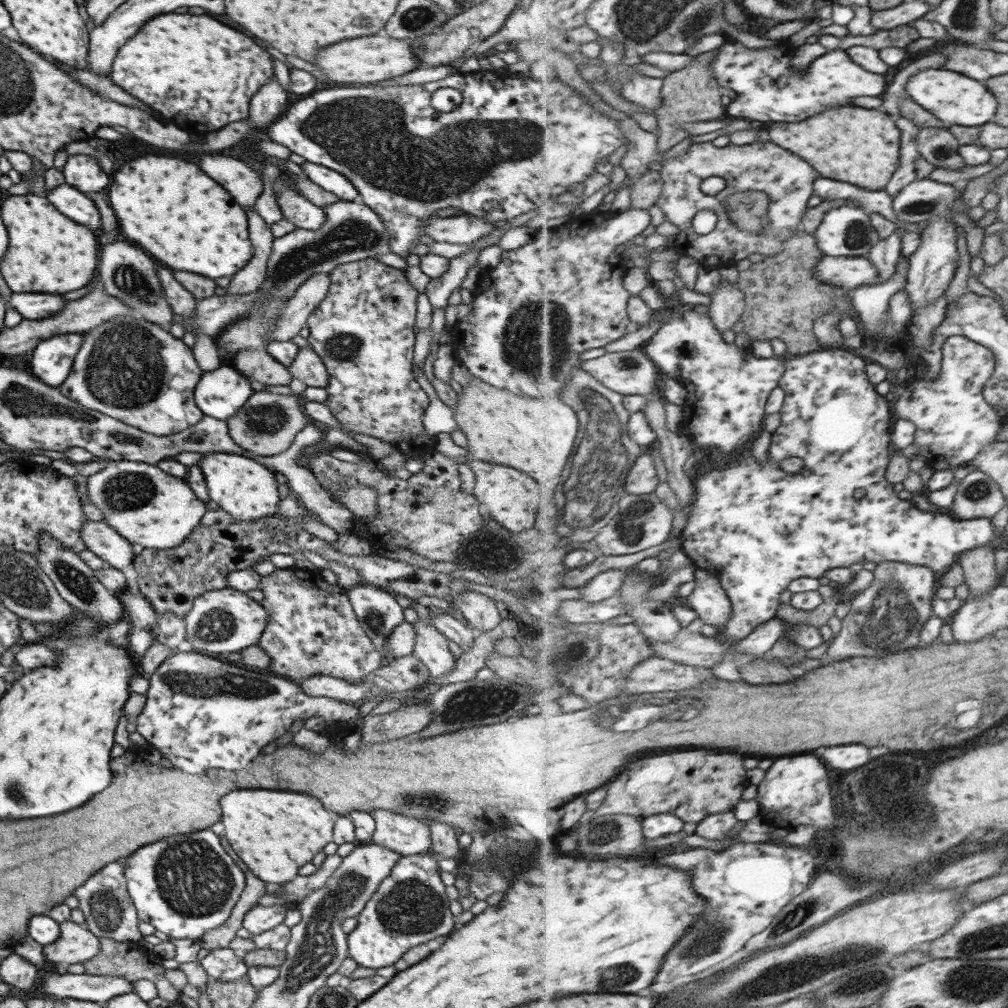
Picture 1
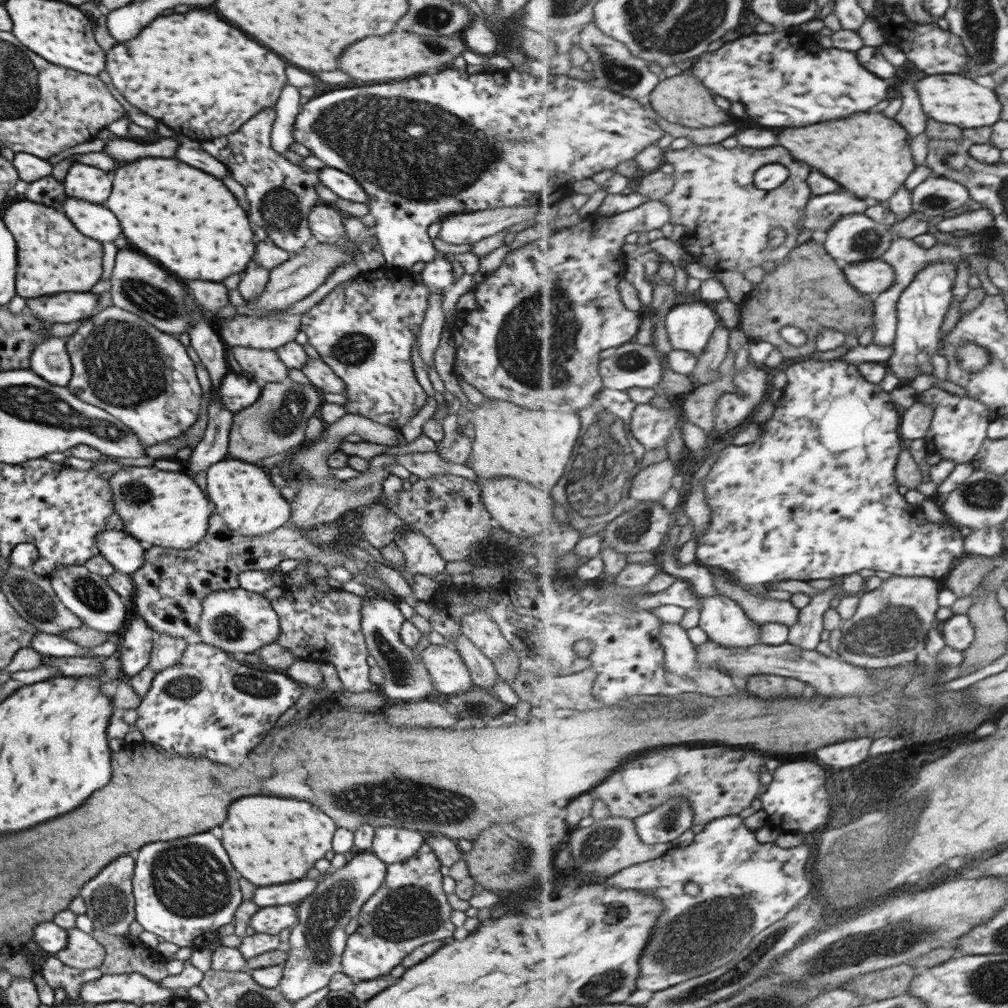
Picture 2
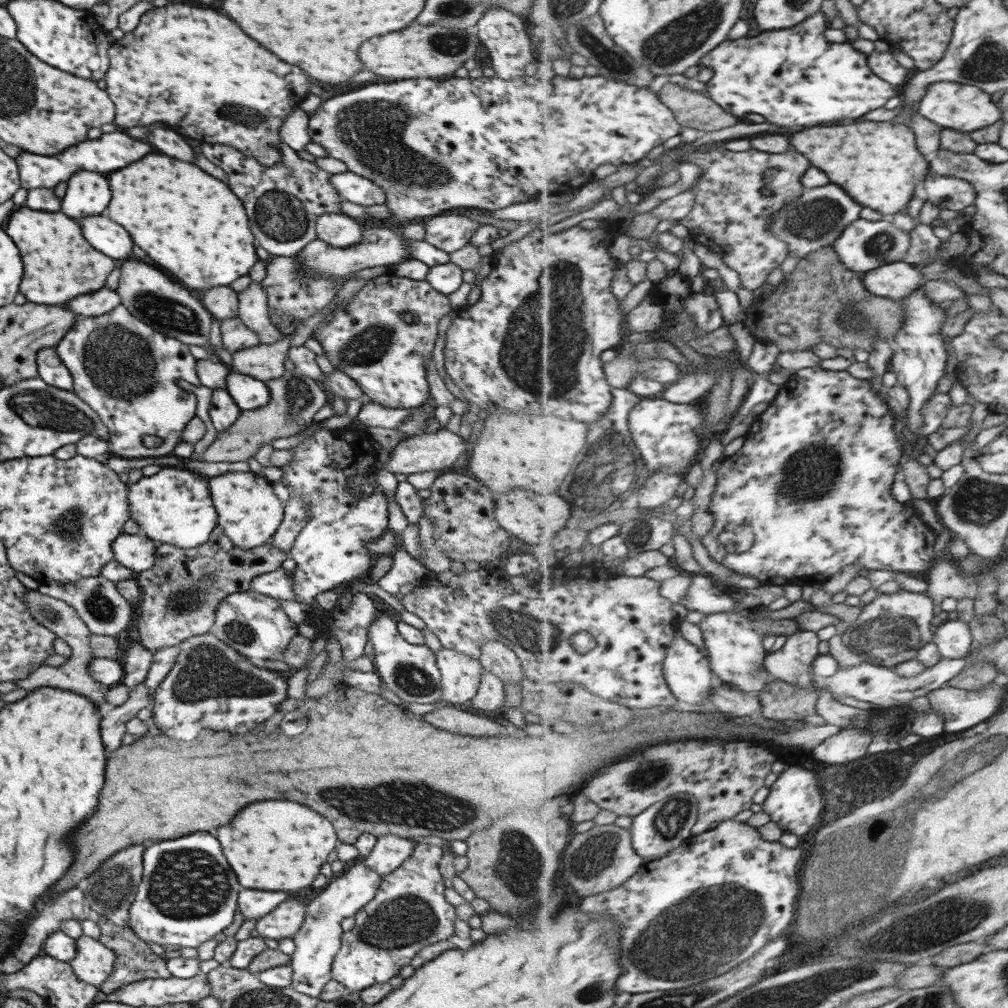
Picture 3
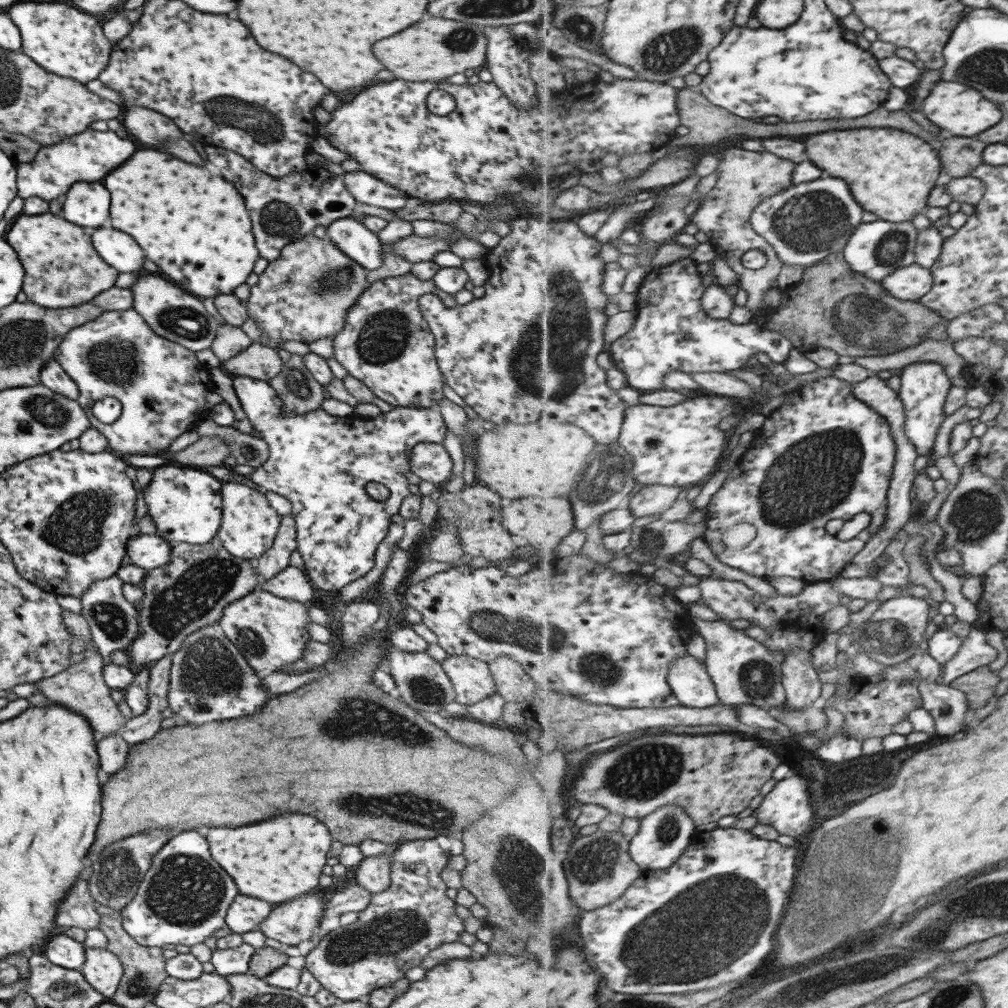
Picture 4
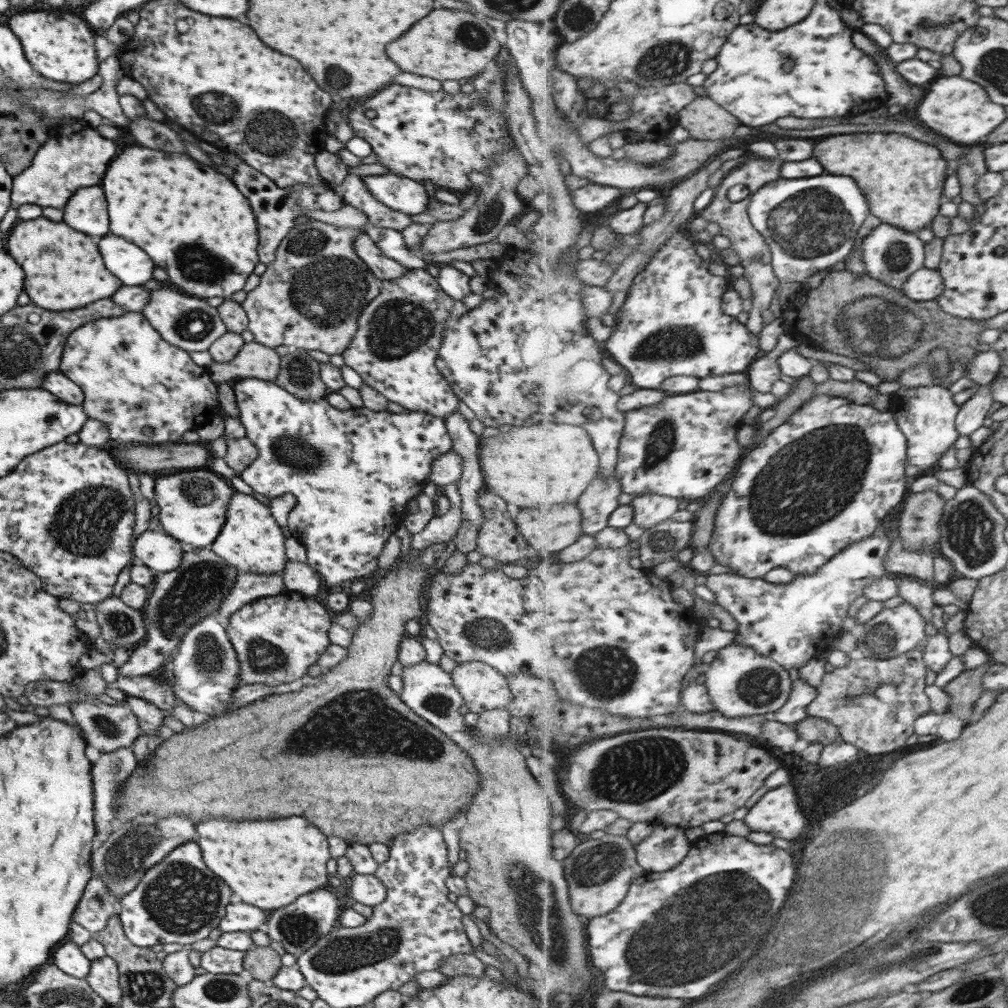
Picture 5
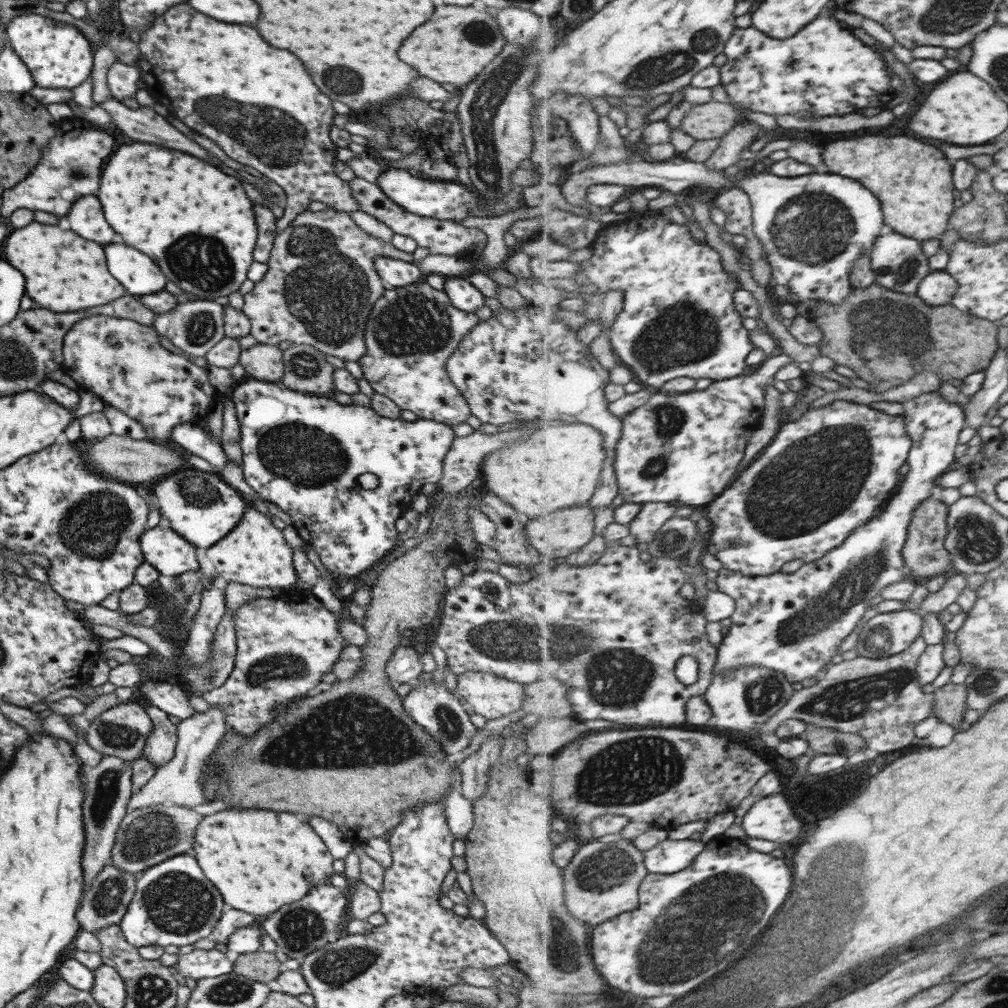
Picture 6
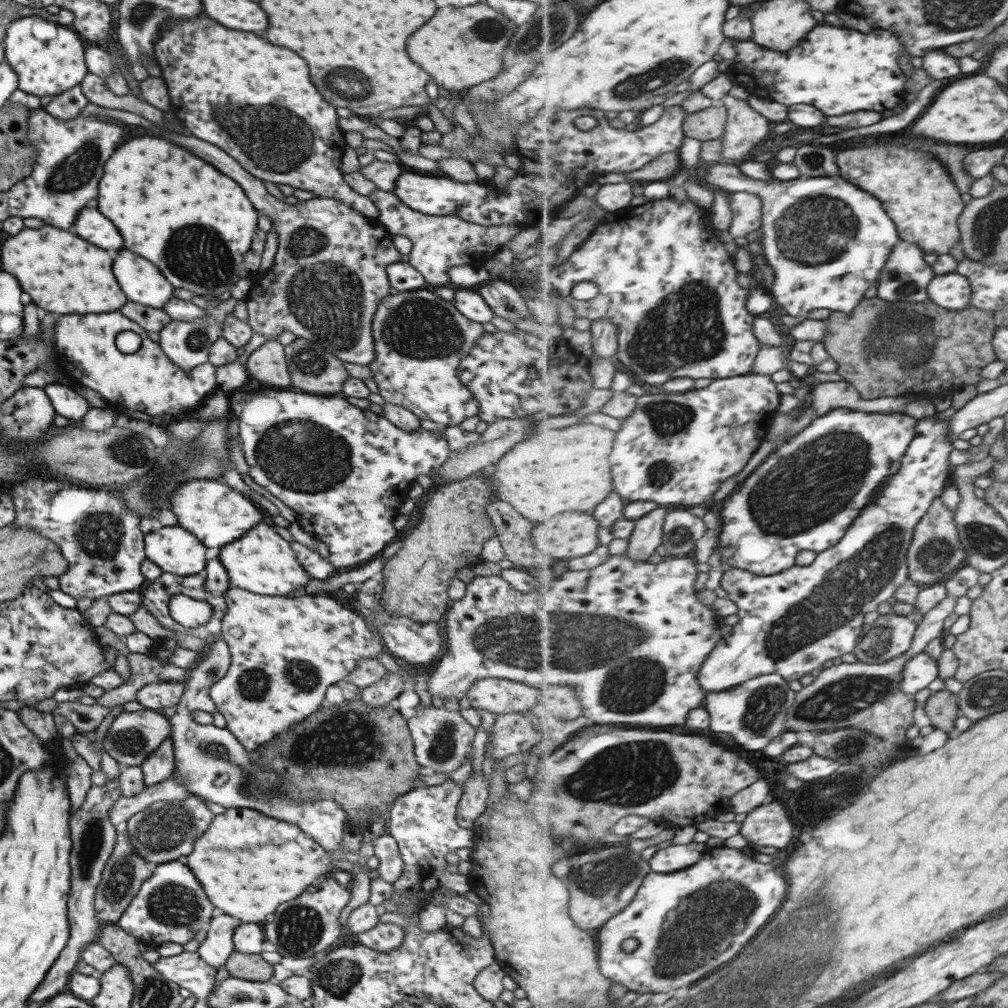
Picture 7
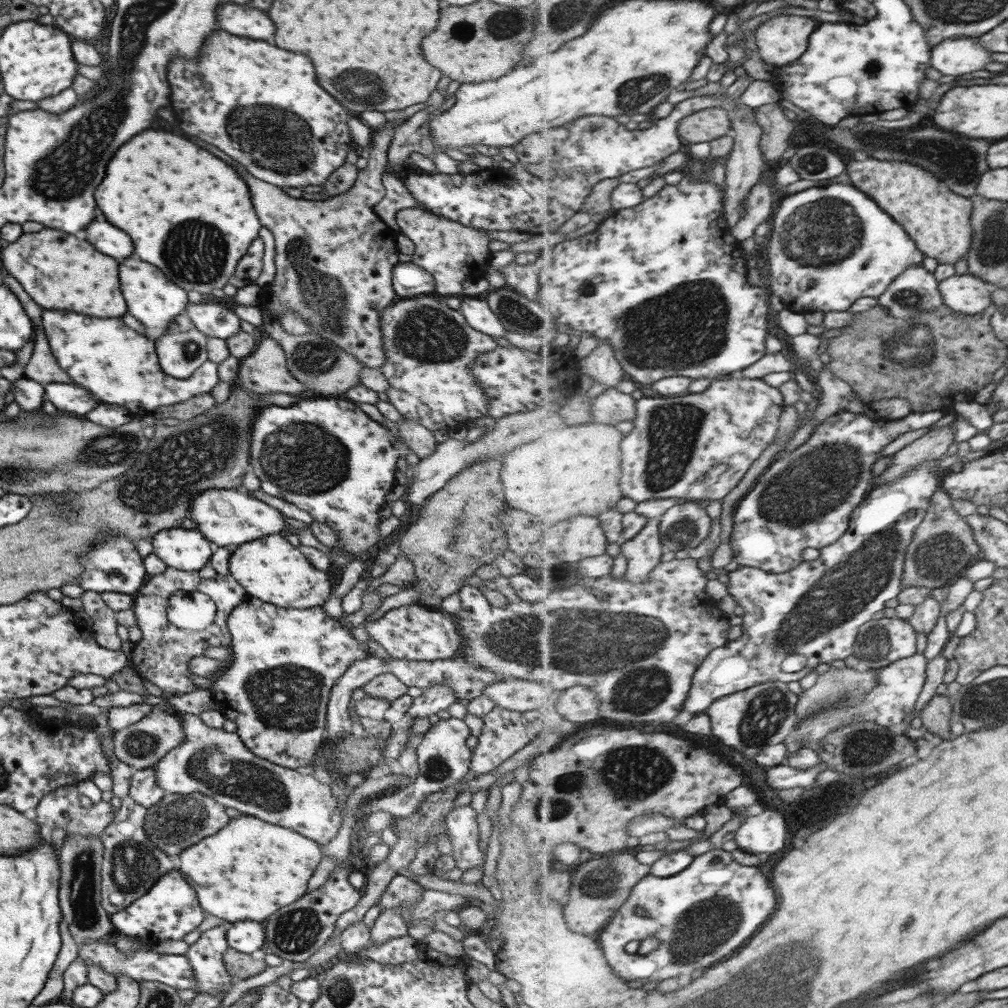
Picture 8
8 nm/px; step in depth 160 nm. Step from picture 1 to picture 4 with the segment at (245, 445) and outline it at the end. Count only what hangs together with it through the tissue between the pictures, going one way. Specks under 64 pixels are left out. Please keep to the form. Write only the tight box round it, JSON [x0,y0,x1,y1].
[171,354,326,469]

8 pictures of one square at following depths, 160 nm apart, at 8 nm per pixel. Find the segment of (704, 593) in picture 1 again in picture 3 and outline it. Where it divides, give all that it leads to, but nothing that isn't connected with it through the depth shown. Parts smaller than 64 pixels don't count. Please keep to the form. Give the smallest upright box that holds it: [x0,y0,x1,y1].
[700,612,801,694]

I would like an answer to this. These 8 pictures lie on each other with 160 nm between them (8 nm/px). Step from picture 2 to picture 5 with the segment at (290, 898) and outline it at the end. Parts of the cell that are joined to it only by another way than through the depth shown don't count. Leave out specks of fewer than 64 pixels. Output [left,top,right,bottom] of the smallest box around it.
[217,904,267,932]

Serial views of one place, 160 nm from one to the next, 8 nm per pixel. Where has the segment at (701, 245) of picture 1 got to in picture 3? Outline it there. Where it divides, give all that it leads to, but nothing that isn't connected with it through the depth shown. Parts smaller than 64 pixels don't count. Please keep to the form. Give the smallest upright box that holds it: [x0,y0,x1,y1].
[679,146,811,290]

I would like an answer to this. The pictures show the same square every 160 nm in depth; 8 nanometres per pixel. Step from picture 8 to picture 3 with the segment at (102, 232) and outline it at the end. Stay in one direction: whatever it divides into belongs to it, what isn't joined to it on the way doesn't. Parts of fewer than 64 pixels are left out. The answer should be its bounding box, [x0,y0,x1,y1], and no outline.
[60,171,109,218]

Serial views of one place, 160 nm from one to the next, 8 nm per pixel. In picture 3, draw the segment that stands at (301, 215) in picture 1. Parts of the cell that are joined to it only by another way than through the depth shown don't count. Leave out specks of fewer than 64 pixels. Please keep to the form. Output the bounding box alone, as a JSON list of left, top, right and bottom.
[315,213,363,248]

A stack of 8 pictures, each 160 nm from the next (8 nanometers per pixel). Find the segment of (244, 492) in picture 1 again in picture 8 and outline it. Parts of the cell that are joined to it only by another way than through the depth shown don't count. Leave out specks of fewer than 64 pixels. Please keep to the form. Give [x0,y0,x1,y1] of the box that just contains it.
[228,533,332,608]

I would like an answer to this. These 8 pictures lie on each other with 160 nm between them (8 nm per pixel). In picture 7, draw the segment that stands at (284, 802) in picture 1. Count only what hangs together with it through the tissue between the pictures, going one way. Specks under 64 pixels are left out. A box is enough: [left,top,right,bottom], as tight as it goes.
[185,808,359,924]

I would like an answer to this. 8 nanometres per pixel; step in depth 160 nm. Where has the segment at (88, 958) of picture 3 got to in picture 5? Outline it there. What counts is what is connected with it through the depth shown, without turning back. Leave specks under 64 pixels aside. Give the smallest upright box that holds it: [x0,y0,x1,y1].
[84,955,121,1007]

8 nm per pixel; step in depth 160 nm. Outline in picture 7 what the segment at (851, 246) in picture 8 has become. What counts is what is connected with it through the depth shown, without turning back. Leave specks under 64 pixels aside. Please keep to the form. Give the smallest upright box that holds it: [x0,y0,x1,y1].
[703,164,900,316]

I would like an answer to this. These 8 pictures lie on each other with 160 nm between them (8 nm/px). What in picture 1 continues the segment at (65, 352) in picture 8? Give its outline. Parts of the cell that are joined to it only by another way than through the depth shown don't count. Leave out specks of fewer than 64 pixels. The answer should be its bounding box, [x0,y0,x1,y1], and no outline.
[58,315,204,436]

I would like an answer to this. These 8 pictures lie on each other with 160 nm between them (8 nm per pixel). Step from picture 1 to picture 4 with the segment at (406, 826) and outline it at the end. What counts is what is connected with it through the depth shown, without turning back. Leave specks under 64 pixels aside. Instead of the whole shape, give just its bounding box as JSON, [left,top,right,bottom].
[354,845,395,895]

